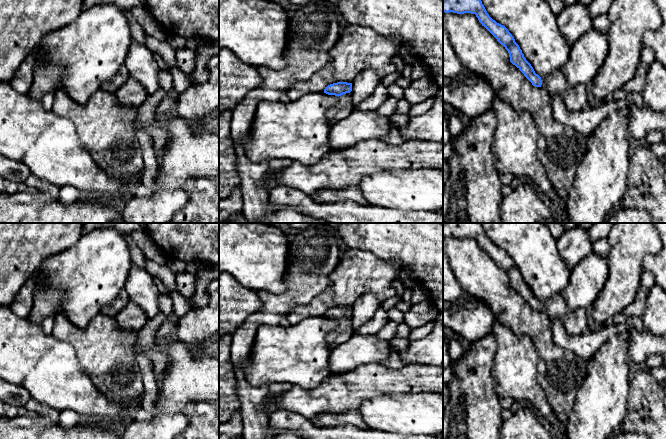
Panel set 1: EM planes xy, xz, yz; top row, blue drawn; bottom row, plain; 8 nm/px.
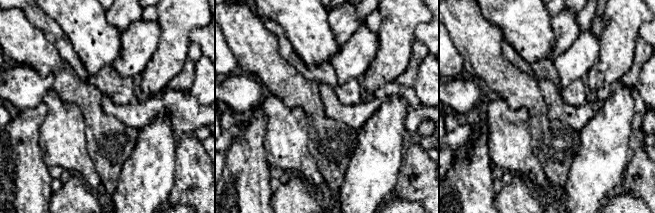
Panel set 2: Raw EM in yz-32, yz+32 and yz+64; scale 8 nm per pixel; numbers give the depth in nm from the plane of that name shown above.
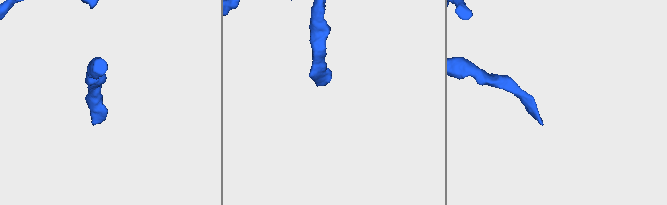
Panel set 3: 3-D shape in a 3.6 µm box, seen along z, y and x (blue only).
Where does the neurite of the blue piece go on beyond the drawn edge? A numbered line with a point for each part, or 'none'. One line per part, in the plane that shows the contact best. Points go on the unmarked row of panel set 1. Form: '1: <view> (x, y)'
1: xz (344, 331)

